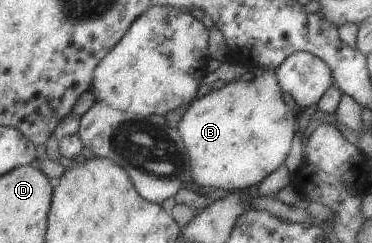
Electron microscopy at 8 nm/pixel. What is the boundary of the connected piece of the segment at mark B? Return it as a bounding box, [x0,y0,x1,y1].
[177,71,296,190]

